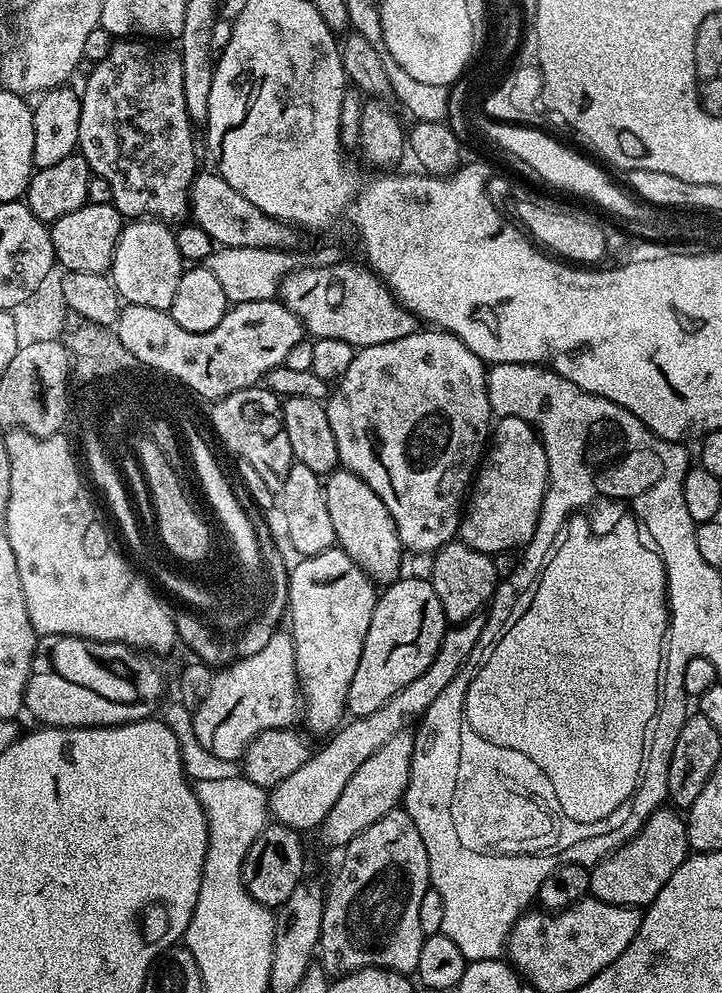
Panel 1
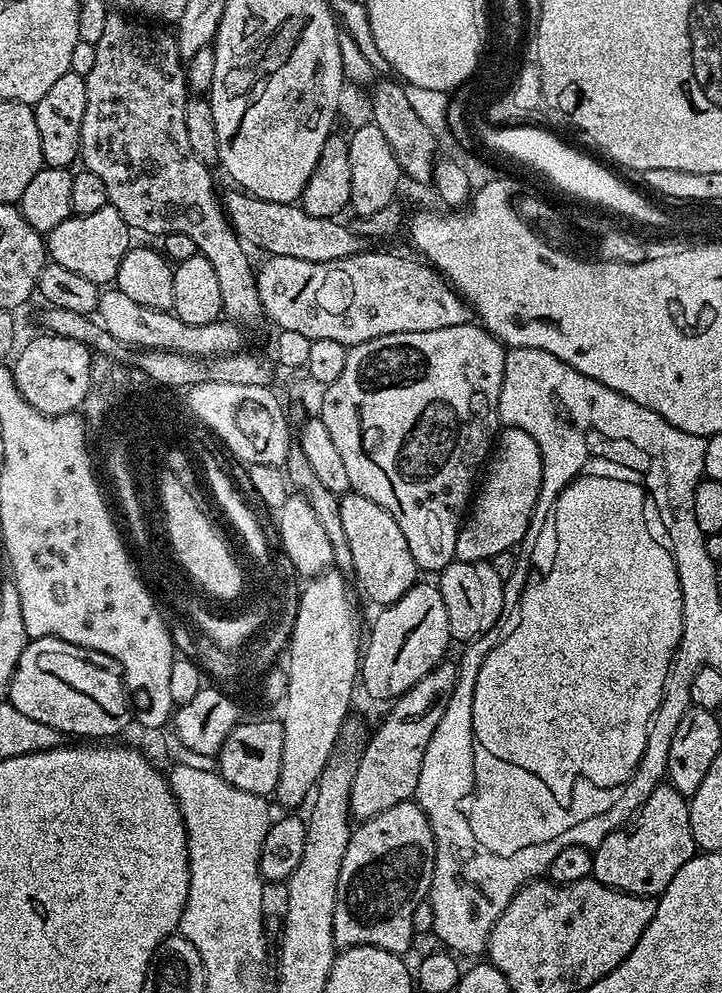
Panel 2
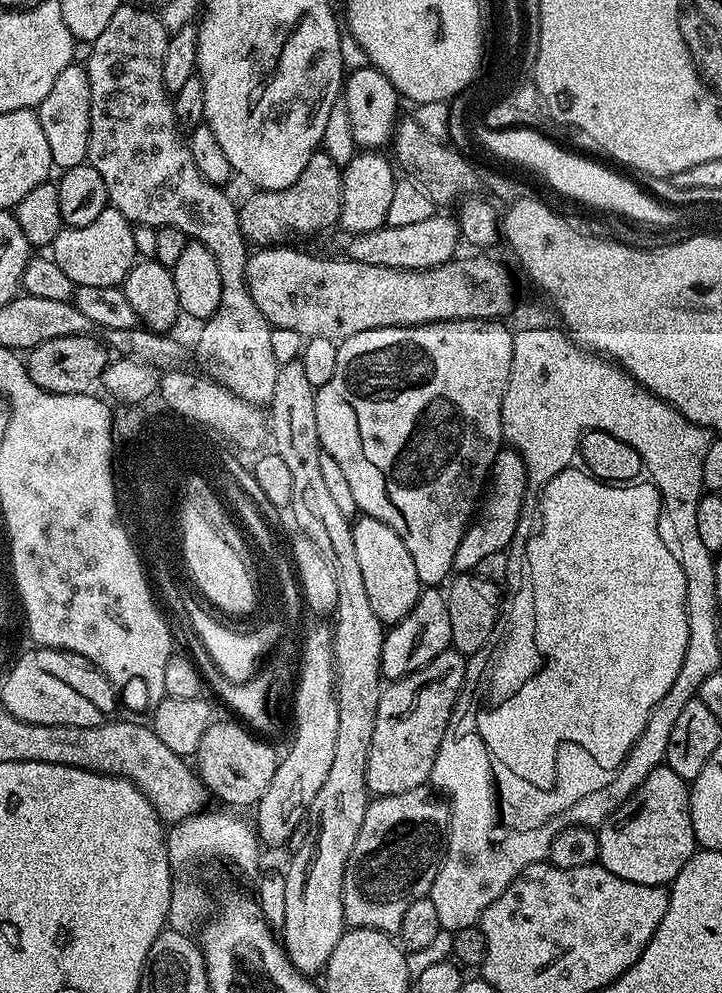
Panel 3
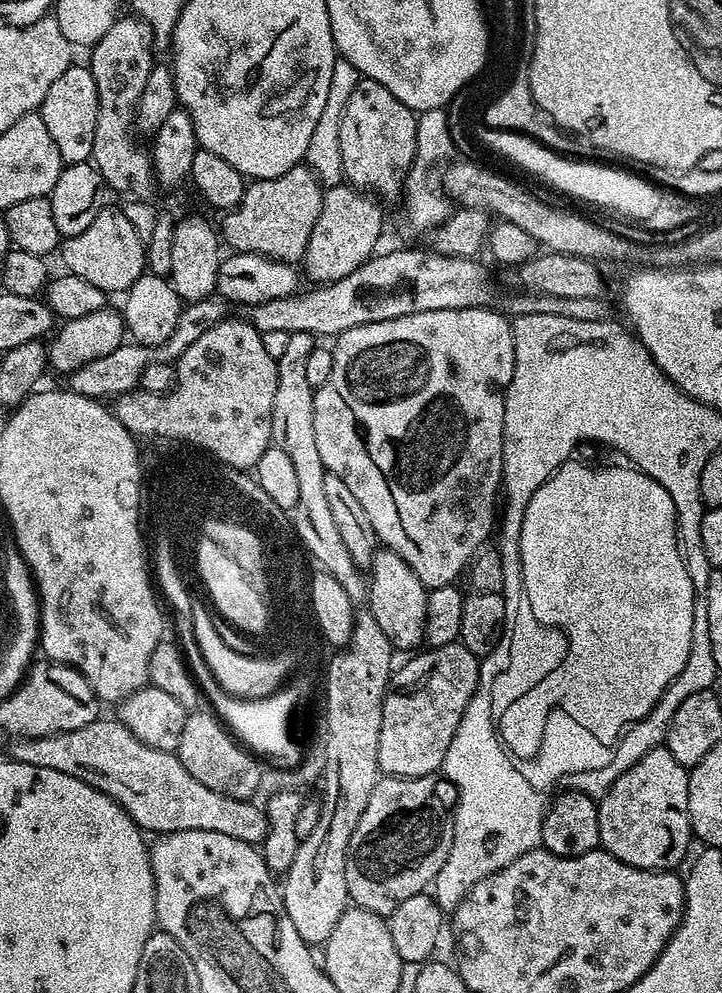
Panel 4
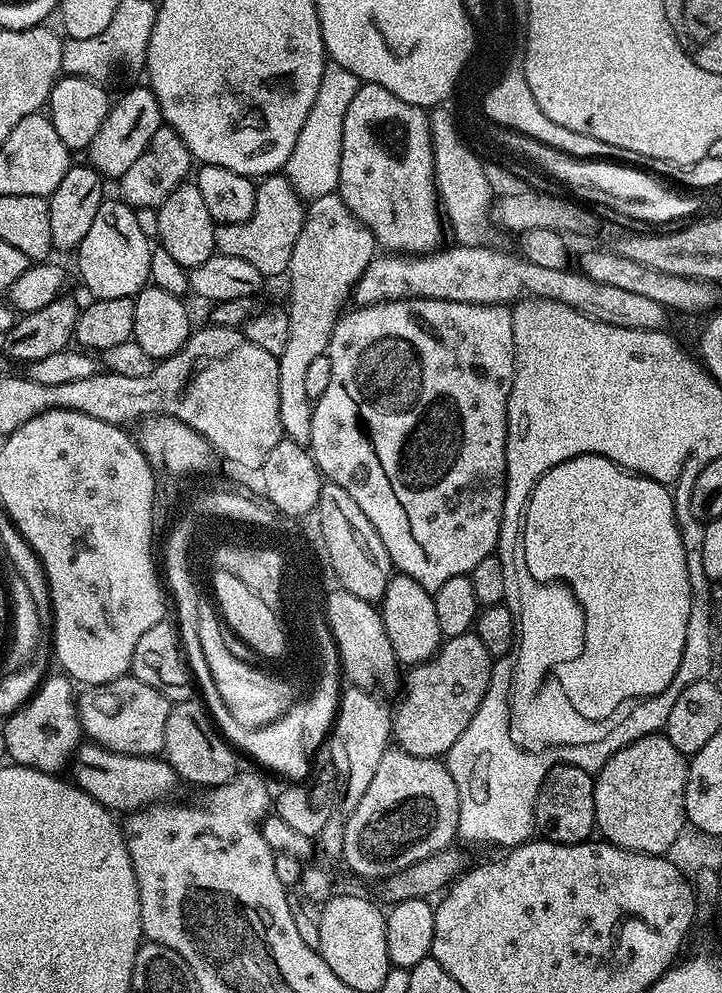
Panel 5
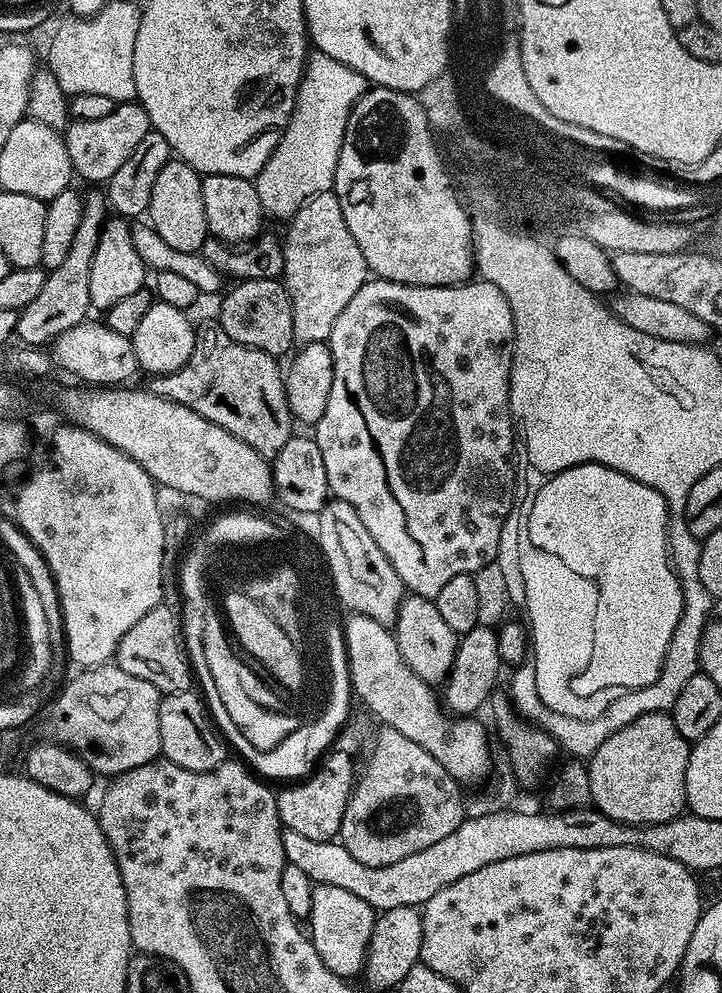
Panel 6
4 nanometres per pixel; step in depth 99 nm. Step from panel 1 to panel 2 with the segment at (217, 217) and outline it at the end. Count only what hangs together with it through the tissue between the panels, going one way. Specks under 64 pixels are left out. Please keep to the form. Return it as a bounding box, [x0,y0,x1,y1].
[222,190,365,262]

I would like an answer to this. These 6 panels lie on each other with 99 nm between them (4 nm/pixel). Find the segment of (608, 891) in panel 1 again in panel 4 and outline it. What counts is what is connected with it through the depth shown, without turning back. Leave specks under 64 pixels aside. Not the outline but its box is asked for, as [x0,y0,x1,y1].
[598,746,693,872]

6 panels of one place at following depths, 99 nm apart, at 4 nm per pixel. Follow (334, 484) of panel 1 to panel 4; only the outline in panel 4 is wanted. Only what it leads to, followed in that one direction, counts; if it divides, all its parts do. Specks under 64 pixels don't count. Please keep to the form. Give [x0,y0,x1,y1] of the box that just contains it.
[366,550,429,650]

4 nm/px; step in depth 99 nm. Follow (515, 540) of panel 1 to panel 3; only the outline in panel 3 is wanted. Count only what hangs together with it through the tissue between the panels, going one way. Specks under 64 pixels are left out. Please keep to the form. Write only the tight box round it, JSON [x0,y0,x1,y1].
[452,447,529,573]

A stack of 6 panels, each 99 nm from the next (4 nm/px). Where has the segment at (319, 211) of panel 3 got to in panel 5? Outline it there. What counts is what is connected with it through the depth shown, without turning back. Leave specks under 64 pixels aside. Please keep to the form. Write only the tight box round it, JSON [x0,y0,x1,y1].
[214,174,305,279]

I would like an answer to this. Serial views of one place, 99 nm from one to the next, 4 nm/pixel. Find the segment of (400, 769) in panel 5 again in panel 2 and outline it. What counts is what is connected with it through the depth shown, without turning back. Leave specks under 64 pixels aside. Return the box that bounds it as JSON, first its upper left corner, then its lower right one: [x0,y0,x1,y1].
[334,800,436,954]

